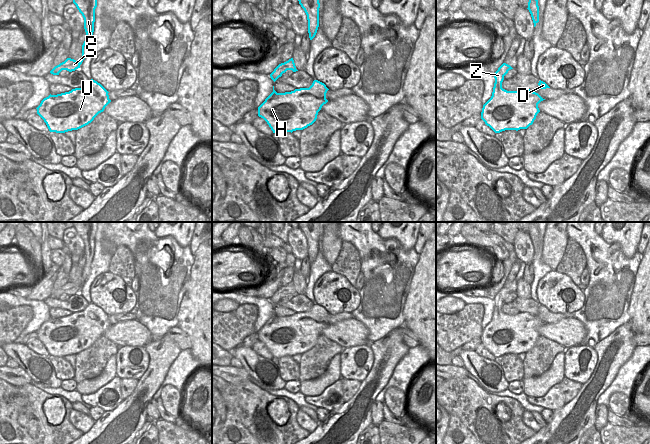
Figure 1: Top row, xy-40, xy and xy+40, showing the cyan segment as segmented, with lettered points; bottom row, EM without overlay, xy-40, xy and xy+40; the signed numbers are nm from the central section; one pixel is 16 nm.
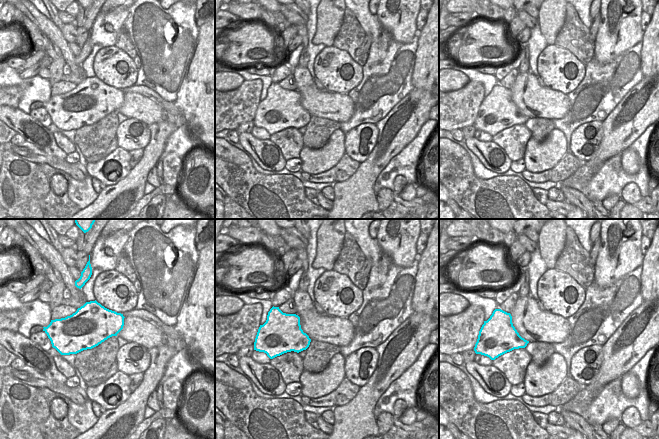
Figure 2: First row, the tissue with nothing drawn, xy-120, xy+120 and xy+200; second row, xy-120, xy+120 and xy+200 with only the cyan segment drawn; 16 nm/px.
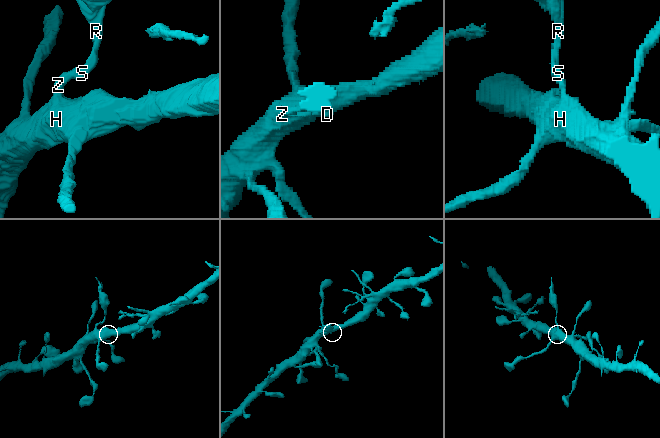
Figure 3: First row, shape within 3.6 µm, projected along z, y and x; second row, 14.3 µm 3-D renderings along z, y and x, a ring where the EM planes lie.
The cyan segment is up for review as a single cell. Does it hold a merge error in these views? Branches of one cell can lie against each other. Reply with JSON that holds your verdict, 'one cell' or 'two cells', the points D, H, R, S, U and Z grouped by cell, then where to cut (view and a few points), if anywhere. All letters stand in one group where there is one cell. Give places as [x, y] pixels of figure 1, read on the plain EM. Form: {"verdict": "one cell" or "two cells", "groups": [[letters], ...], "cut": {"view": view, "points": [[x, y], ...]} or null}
{"verdict": "two cells", "groups": [["D", "H", "U", "Z"], ["R", "S"]], "cut": {"view": "xy", "points": [[280, 288], [287, 293]]}}

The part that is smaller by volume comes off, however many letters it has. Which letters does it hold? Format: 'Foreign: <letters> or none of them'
Foreign: R, S

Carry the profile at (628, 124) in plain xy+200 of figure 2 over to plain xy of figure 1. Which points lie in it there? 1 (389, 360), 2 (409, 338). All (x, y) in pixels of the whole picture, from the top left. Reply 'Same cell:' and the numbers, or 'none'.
Same cell: 1

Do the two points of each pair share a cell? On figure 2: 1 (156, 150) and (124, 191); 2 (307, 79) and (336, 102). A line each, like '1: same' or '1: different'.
1: same
2: same

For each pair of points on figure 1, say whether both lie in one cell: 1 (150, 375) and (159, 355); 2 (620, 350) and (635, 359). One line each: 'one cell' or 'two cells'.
1: one cell
2: two cells

